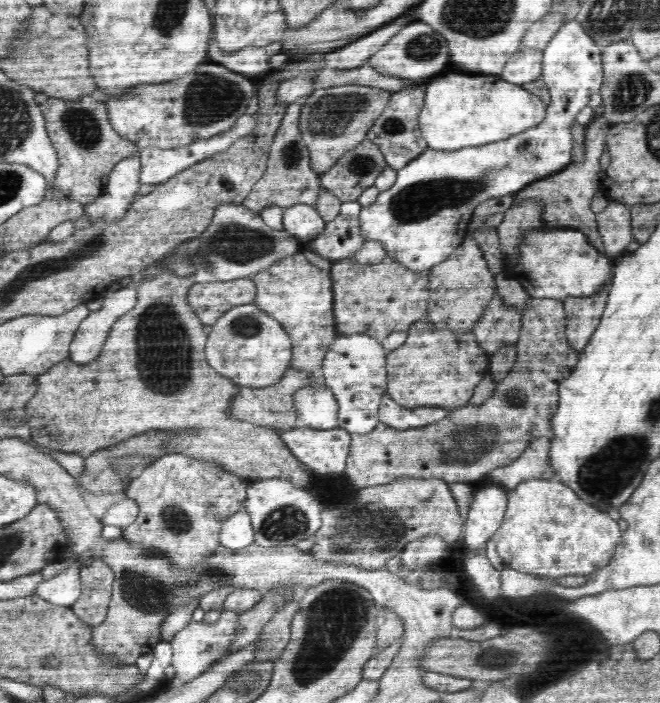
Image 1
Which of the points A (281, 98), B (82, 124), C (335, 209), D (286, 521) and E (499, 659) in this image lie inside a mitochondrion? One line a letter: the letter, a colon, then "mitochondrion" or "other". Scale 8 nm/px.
A: other
B: mitochondrion
C: other
D: mitochondrion
E: mitochondrion

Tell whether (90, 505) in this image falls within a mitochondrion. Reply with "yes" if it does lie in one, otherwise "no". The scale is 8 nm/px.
no

